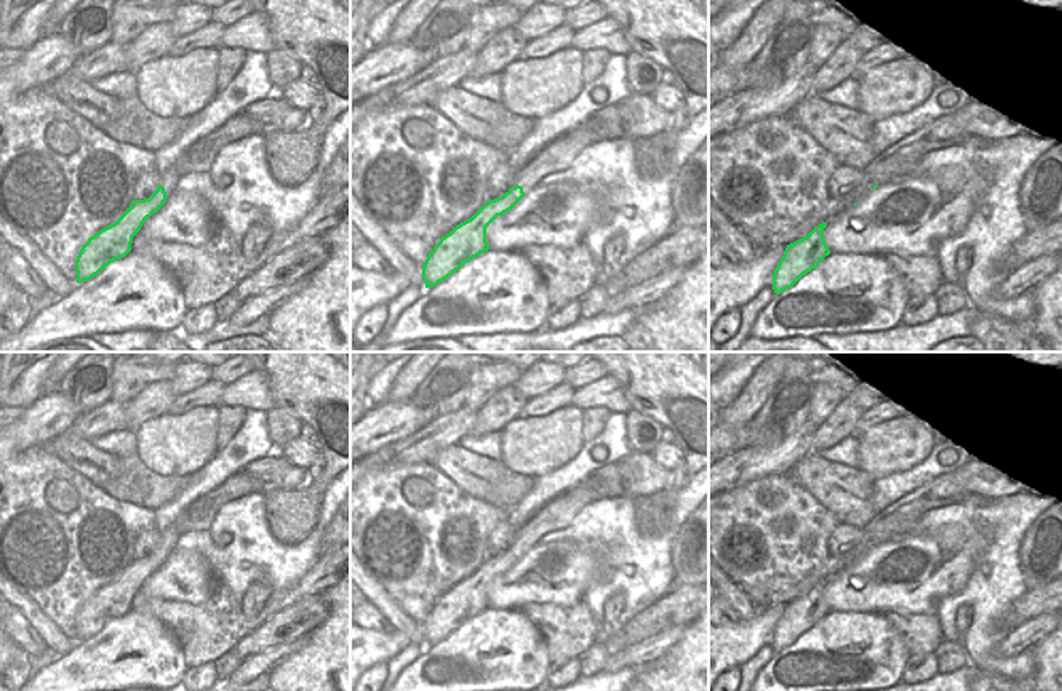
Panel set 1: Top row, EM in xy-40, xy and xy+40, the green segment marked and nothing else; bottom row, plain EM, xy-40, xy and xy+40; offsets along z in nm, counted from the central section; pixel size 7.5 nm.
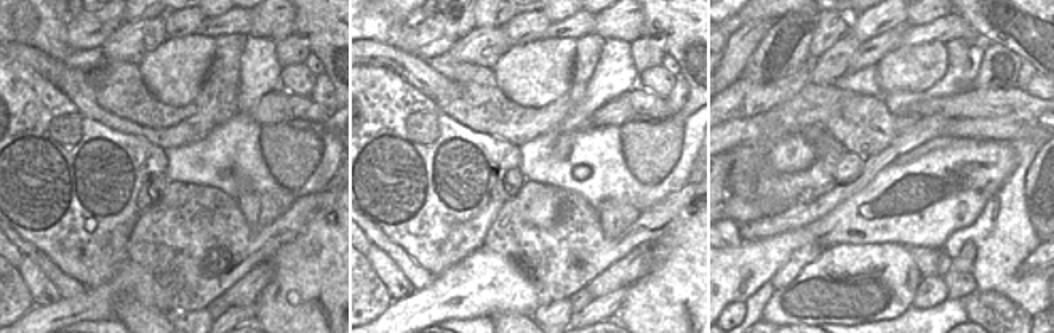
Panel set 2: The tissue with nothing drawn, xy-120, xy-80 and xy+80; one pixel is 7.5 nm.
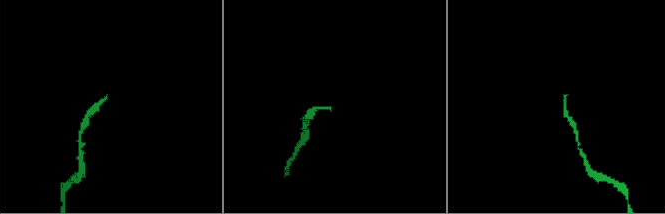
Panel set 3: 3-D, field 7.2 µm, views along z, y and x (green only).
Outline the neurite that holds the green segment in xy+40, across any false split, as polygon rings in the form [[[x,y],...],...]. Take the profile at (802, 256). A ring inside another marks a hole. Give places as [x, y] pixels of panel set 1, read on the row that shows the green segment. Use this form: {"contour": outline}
{"contour": [[[827,222],[814,227],[806,237],[787,245],[782,259],[773,275],[776,294],[792,288],[803,275],[817,267],[830,250],[824,240]]]}

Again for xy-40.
{"contour": [[[238,115],[194,142],[165,173],[158,174],[158,187],[149,198],[133,200],[114,224],[88,238],[75,261],[77,283],[91,280],[110,262],[131,251],[133,237],[146,219],[165,205],[182,176],[208,171],[224,146],[245,136],[261,134],[264,128],[262,122]]]}

